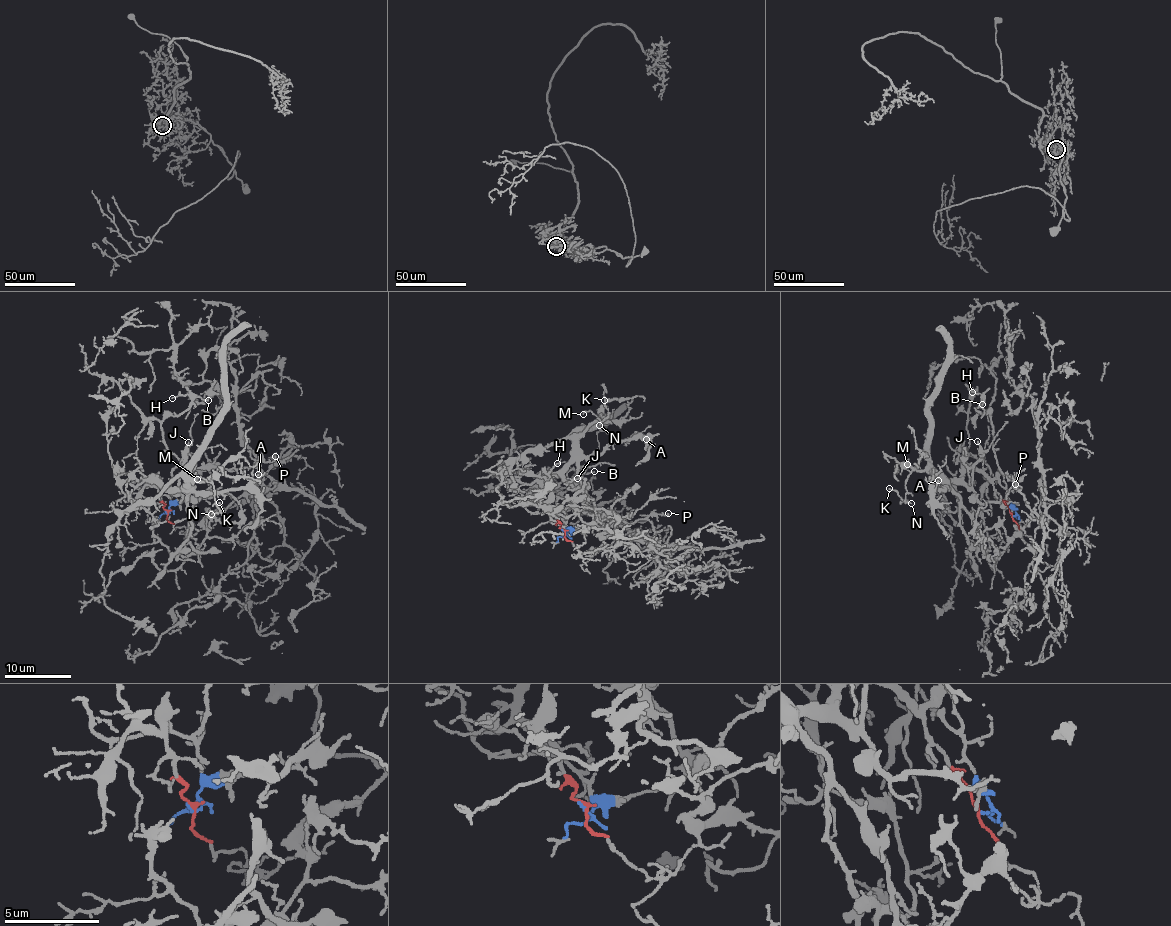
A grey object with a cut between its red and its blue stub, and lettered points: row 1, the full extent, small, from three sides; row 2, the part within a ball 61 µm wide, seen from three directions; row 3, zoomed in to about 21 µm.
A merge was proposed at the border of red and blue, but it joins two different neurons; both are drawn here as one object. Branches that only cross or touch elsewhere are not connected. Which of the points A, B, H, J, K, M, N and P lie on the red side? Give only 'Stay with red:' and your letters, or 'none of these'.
Stay with red: A, J, K, M, N

